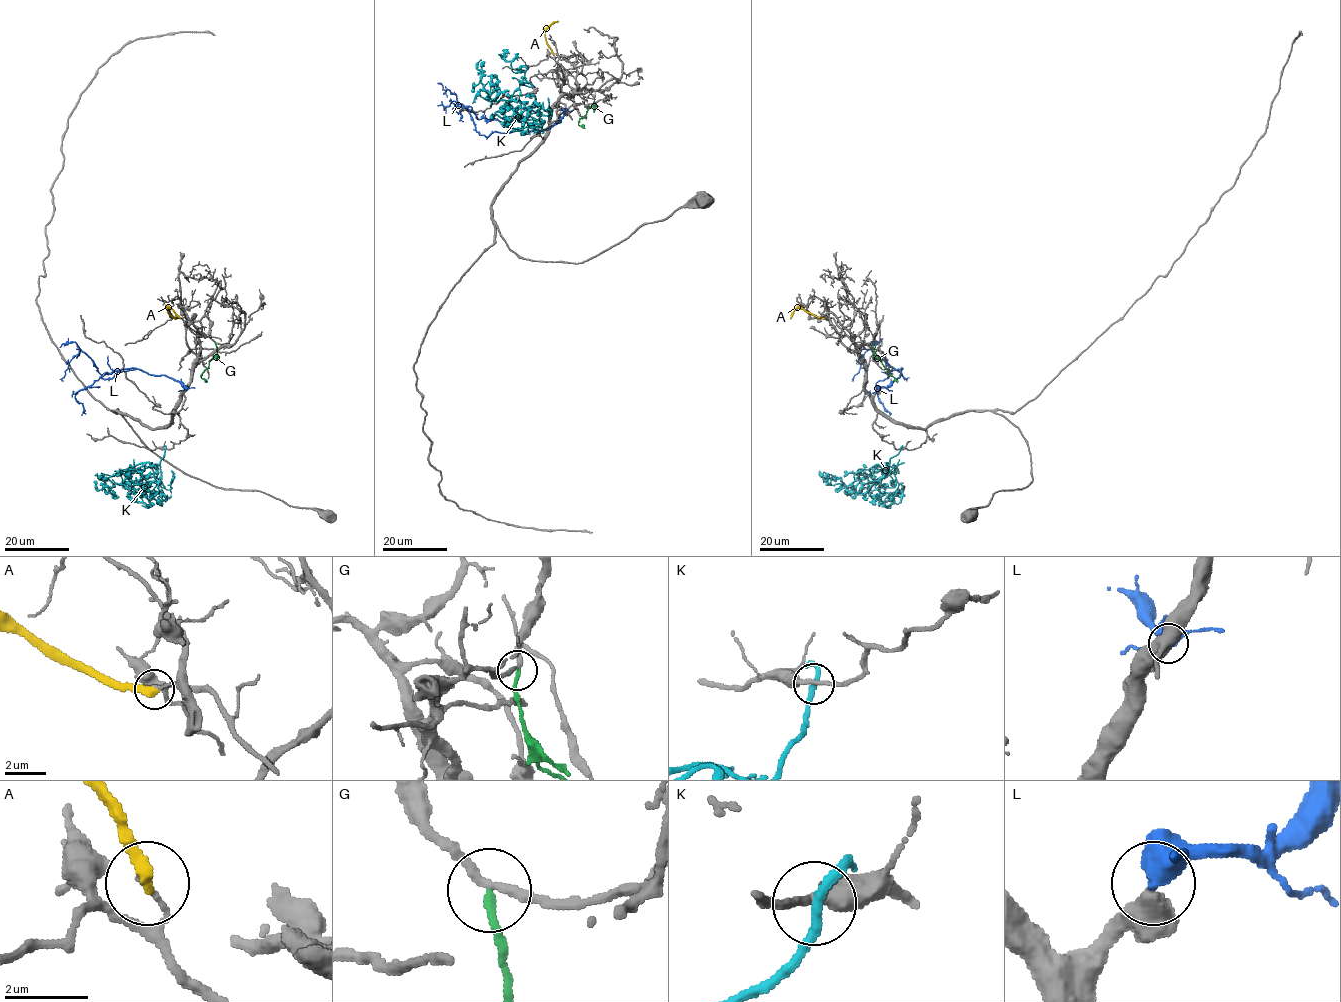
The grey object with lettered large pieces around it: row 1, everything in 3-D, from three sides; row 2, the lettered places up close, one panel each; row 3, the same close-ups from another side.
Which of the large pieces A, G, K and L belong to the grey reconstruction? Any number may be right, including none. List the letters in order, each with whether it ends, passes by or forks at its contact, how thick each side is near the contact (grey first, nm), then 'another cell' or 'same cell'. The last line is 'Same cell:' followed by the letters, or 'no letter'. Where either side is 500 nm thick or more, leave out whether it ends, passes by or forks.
A: it ends | 100/360 nm | another cell
G: it ends | 200/180 nm | another cell
K: it passes by | 200/240 nm | another cell
L: 500/460 nm | same cell
Same cell: L

